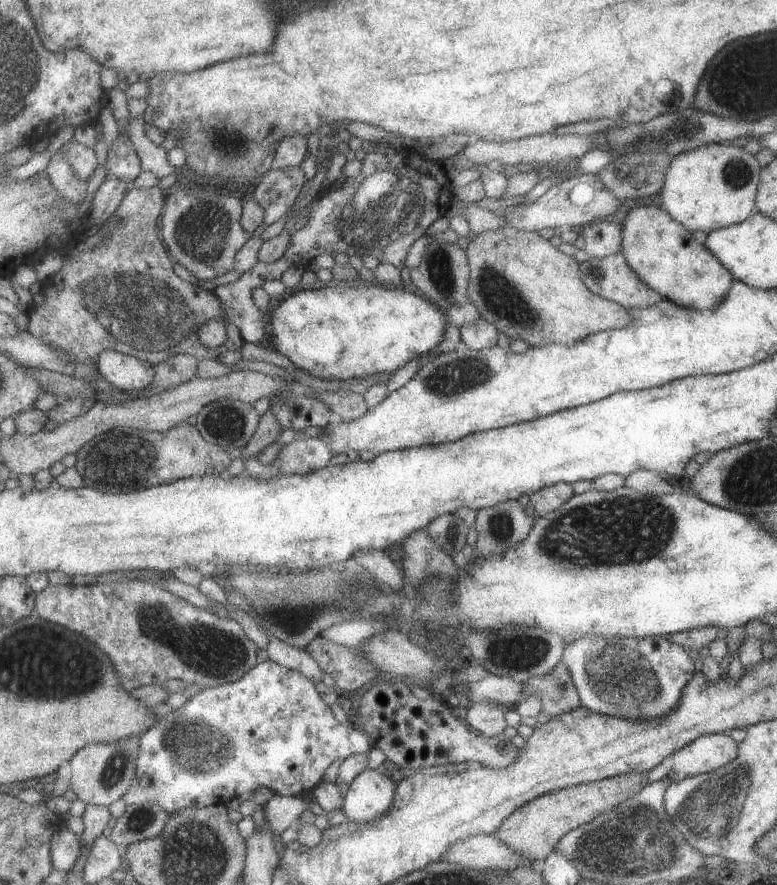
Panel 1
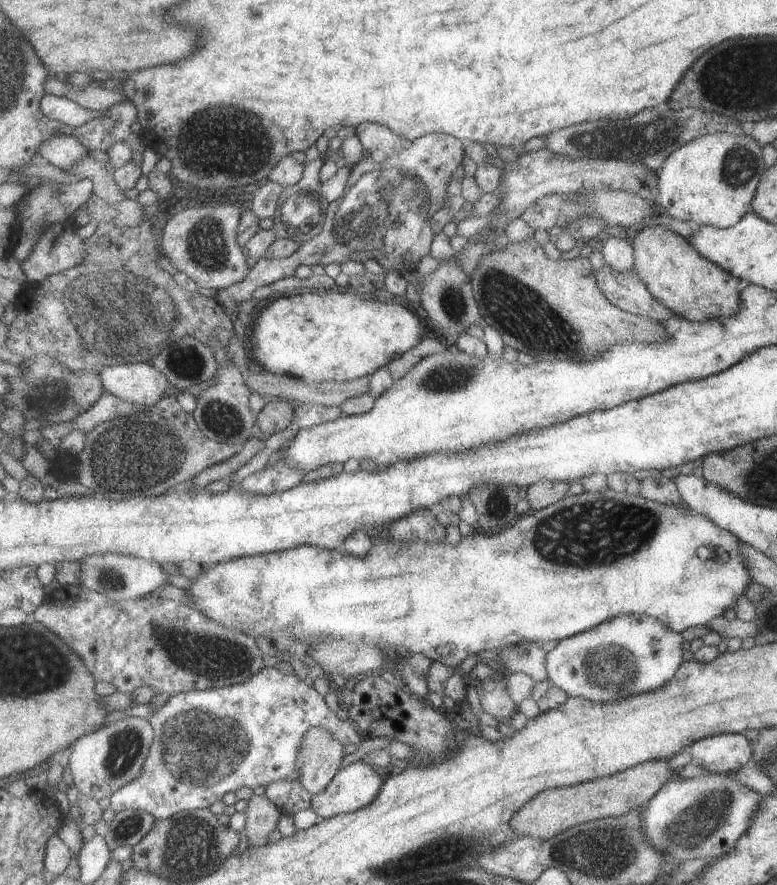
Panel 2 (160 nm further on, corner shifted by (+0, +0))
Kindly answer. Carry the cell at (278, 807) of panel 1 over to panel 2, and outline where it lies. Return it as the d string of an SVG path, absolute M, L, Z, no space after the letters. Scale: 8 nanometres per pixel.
M364 760L355 761L333 778L325 792L314 796L312 809L320 819L359 811L377 800L384 784L375 767Z

